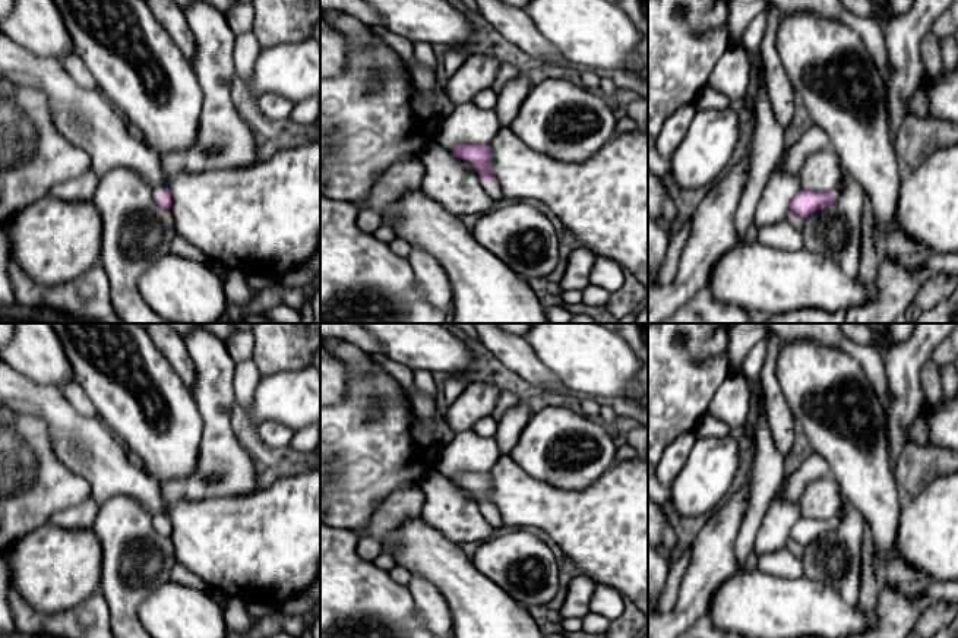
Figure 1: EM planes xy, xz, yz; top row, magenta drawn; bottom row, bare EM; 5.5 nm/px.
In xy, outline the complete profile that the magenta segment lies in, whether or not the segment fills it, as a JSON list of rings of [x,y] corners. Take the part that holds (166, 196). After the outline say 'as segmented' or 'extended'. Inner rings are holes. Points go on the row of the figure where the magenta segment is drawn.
[[[156,187],[154,189],[154,199],[162,208],[171,209],[173,208],[173,198],[168,189]]]; extended

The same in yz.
[[[842,171],[841,179],[837,184],[837,187],[826,193],[815,193],[810,190],[800,190],[791,200],[790,209],[796,212],[802,219],[809,218],[813,212],[825,208],[826,205],[834,203],[842,189],[842,177],[845,173]]]; extended

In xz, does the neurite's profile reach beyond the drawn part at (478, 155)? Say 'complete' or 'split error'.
split error

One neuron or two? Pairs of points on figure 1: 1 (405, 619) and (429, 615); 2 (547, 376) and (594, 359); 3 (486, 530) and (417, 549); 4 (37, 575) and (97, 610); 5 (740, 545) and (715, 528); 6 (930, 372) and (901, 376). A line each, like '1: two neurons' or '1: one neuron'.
1: two neurons
2: two neurons
3: two neurons
4: two neurons
5: two neurons
6: two neurons

